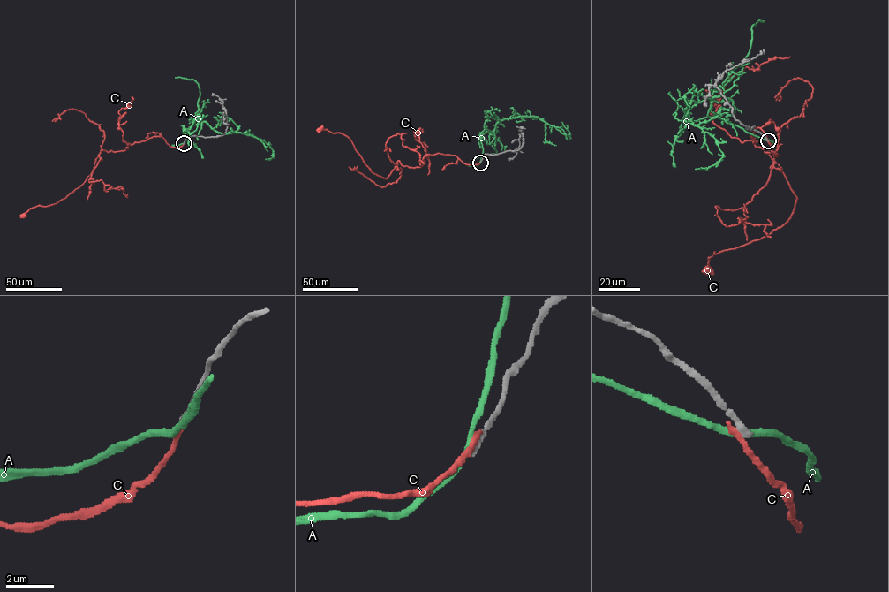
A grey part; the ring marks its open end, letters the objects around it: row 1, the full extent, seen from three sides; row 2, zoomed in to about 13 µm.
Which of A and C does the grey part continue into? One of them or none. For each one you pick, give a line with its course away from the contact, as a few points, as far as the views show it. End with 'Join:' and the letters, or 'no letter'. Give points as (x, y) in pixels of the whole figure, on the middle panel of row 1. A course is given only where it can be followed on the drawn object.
Join: no letter

